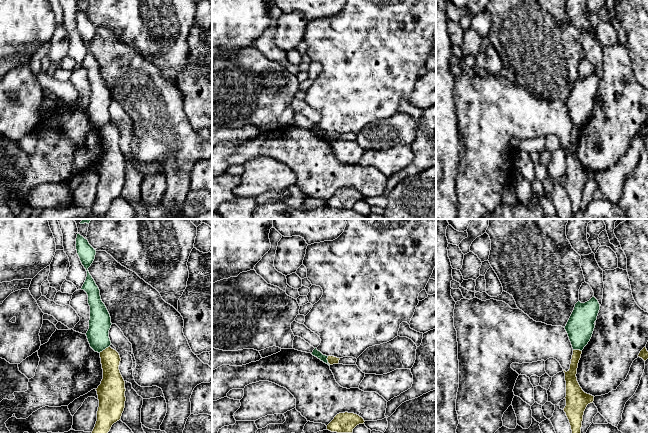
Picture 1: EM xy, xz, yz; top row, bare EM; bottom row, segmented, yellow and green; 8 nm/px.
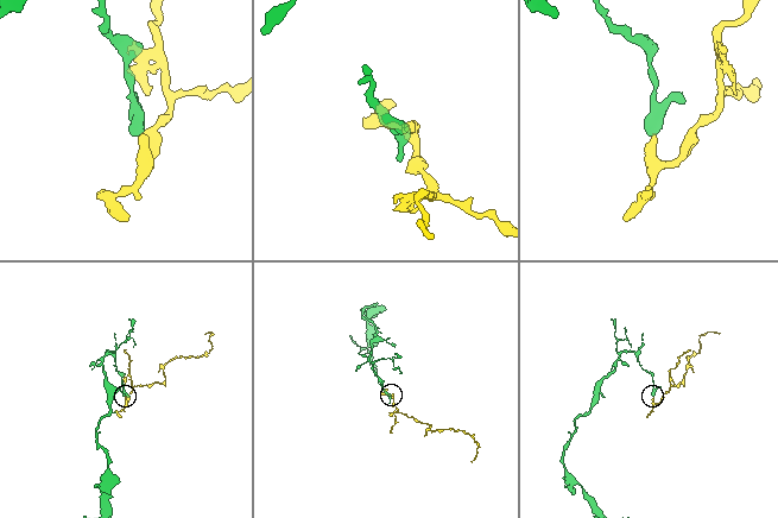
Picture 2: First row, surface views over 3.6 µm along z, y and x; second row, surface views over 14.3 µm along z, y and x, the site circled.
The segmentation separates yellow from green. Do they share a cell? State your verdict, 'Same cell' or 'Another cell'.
Another cell

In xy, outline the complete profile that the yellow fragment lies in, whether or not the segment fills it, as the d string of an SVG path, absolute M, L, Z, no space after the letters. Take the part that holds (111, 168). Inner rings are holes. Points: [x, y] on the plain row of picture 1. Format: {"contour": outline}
{"contour": "M111 123L106 124L102 128L100 128L101 140L103 145L103 155L101 160L96 165L99 183L97 187L97 197L95 203L92 207L92 214L87 218L76 217L74 219L100 219L102 215L110 207L112 201L121 195L122 189L125 184L125 157L120 149L119 141L120 141L120 131L119 129L112 125Z"}

